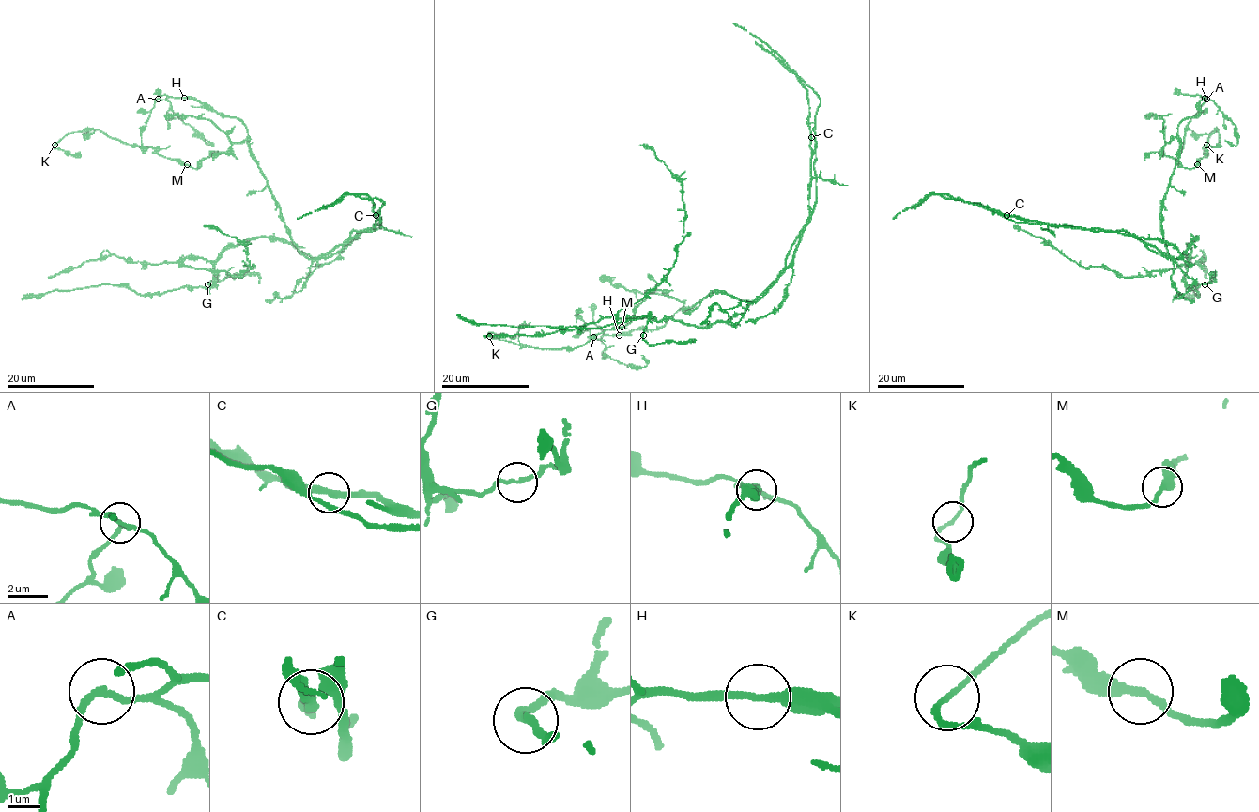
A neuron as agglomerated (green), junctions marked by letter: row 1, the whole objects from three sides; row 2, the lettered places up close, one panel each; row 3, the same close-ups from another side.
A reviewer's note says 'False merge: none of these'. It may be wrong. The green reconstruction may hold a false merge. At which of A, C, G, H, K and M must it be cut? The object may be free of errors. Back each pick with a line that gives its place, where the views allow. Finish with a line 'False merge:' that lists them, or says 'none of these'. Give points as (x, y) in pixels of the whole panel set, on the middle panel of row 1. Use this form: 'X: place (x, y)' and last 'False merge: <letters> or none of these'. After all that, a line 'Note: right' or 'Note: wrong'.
C: place (811, 137)
False merge: C
Note: wrong

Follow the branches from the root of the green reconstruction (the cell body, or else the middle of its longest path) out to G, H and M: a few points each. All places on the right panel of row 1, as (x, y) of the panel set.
G: (1166, 249), (1170, 258), (1176, 259), (1196, 237), (1189, 245), (1190, 256), (1184, 282), (1194, 286), (1205, 284)
H: (1166, 249), (1162, 238), (1161, 201), (1167, 193), (1177, 159), (1177, 126), (1200, 113), (1200, 101), (1205, 97)
M: (1166, 249), (1161, 201), (1175, 166), (1179, 140), (1174, 138), (1160, 152), (1183, 167), (1193, 168), (1196, 164)

